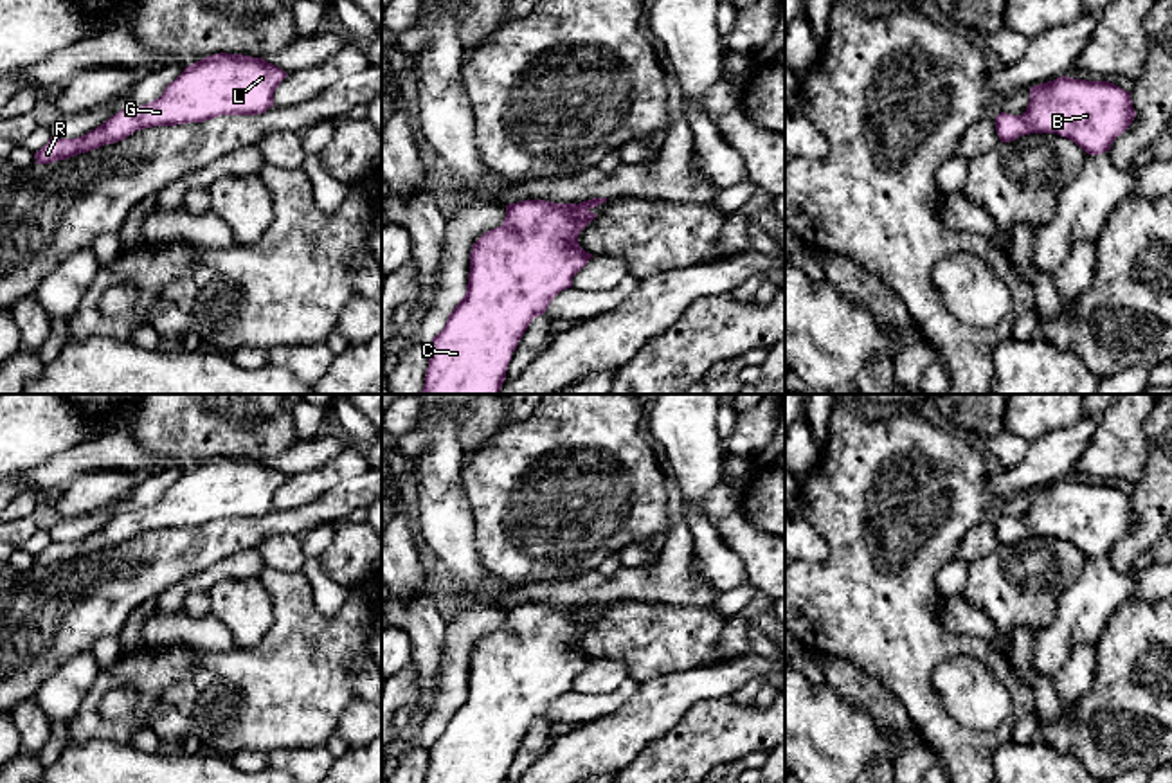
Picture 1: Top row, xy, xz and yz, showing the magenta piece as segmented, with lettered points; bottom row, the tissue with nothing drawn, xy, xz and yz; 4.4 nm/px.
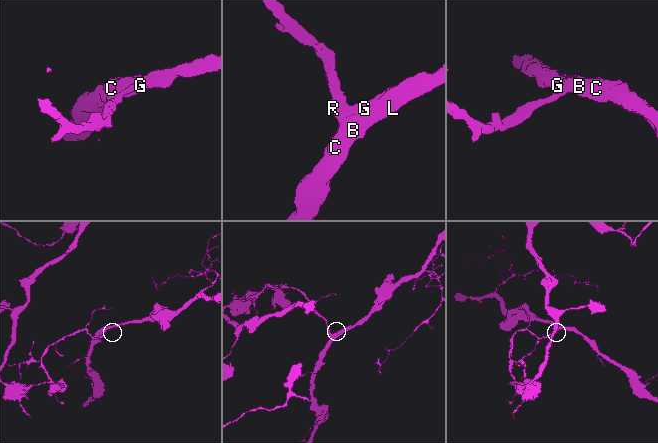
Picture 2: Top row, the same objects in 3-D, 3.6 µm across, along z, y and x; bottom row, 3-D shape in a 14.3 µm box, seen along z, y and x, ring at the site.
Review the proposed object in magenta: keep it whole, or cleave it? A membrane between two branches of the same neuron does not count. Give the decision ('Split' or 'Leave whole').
Leave whole

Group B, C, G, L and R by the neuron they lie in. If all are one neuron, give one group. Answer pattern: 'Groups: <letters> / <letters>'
Groups: B C G L R

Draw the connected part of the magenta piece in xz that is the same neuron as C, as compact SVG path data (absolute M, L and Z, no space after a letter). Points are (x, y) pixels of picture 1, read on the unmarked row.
M607 601L578 608L545 603L506 608L502 628L472 648L466 697L428 747L425 783L506 783L511 758L531 724L544 718L551 704L571 691L572 680L594 661L580 650L578 639L596 621L589 612L603 605Z

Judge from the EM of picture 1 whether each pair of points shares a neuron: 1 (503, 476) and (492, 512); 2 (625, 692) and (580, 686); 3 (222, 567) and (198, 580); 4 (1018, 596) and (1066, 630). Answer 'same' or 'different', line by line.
1: same
2: different
3: same
4: different

